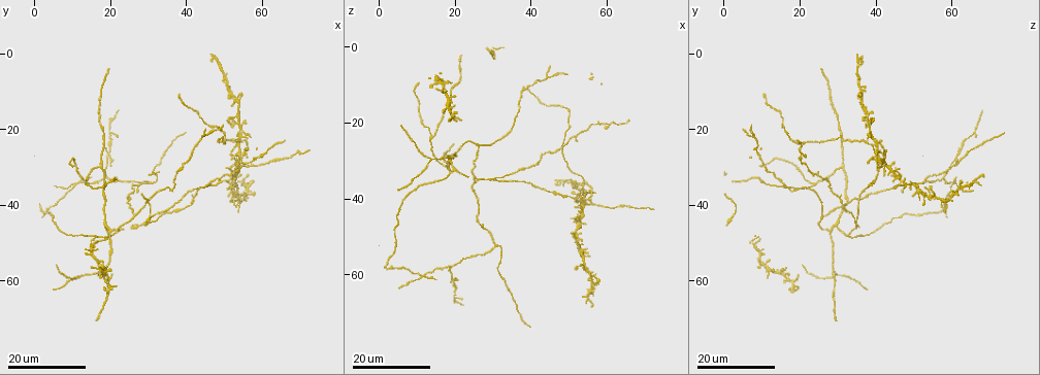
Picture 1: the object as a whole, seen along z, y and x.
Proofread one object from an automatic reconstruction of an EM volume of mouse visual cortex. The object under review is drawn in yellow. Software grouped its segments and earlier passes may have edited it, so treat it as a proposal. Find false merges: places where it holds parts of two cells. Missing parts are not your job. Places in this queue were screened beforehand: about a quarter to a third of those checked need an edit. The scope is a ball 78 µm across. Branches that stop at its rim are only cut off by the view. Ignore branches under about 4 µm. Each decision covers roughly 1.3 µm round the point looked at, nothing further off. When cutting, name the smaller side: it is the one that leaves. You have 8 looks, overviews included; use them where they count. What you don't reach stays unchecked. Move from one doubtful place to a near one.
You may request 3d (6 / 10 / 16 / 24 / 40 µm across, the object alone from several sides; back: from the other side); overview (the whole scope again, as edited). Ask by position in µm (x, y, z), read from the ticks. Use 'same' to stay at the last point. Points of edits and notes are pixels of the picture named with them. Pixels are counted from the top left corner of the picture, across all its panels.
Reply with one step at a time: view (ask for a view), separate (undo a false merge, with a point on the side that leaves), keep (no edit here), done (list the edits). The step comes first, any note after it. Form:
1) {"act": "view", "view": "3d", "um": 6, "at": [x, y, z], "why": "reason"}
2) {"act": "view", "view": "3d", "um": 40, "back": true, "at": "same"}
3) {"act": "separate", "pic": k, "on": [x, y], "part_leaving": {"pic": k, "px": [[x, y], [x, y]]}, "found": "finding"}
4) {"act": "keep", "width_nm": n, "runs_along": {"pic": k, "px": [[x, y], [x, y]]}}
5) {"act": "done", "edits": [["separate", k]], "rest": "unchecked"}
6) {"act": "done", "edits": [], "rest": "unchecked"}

{"act": "view", "view": "3d", "um": 24, "at": [26.0, 43.0, 25.5], "why": "branch point"}

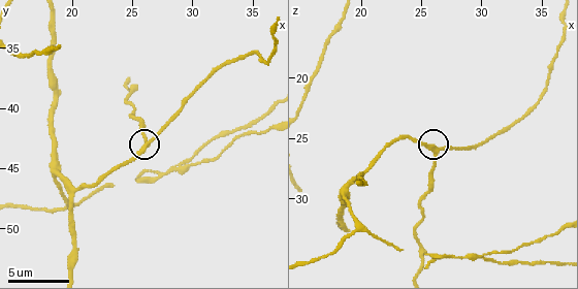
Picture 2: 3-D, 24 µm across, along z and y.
{"act": "view", "view": "3d", "um": 6, "at": [26.4, 43.0, 26.0]}

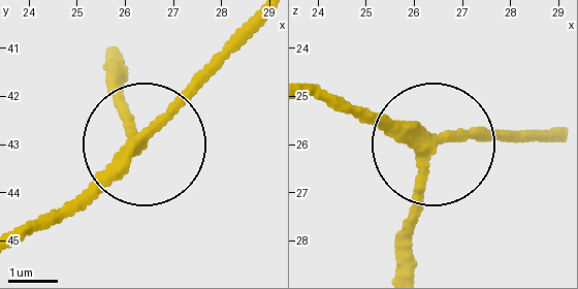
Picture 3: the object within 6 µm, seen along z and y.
{"act": "keep", "arms": 3, "runs_along": {"pic": 3, "px": [[309, 94], [444, 143], [514, 131]]}, "found": "all the same cell"}

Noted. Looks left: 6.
{"act": "view", "view": "3d", "um": 10, "at": [27.6, 45.6, 35.0], "why": "side arm on a straight run"}

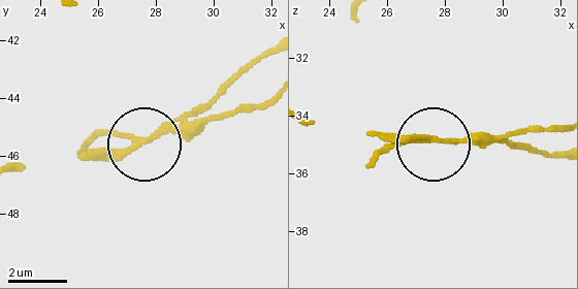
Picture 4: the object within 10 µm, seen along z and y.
{"act": "view", "view": "3d", "um": 10, "back": true, "at": [27.6, 45.5, 34.8]}

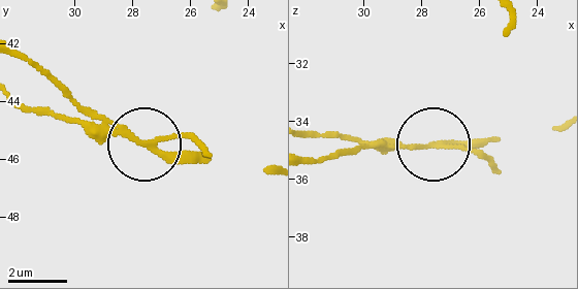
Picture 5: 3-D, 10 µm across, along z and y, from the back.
{"act": "separate", "pic": 5, "on": [166, 140], "arms": 3, "found": "two cells meet here"}

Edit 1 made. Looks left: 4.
{"act": "view", "view": "3d", "um": 16, "at": [13.0, 58.0, 29.5], "why": "three-way junction"}

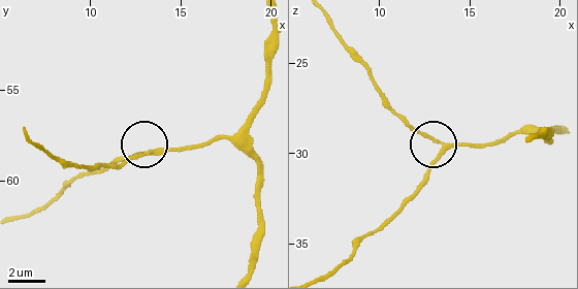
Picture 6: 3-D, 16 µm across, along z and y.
{"act": "view", "view": "3d", "um": 10, "at": [13.6, 58.4, 29.5]}

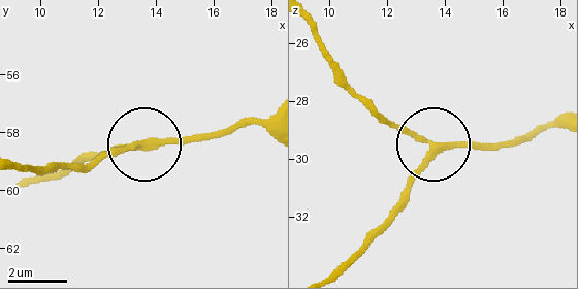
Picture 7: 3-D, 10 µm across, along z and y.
{"act": "keep", "side_arm_um": 14, "arms": 3, "found": "continuous, no second cell"}

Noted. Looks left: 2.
{"act": "view", "view": "3d", "um": 24, "at": [11.0, 34.5, 60.5]}

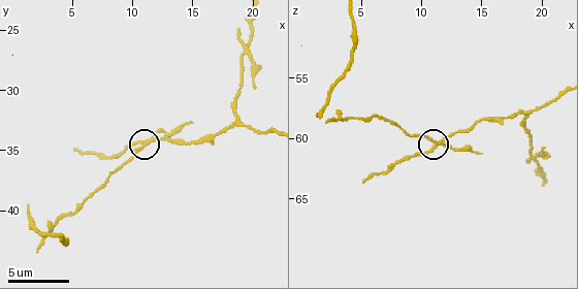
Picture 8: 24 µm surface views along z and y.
{"act": "view", "view": "3d", "um": 6, "at": [11.2, 34.2, 60.4]}

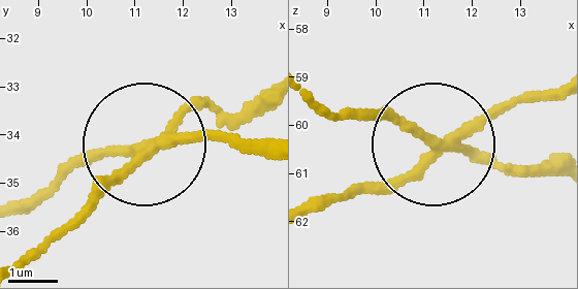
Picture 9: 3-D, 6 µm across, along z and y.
{"act": "separate", "pic": 9, "on": [205, 97], "part_leaving": {"pic": 9, "px": [[155, 147], [24, 266]]}, "found": "a second cell is stuck on"}

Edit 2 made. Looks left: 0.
{"act": "done", "edits": [["separate", 5], ["separate", 9]], "rest": "unchecked"}

